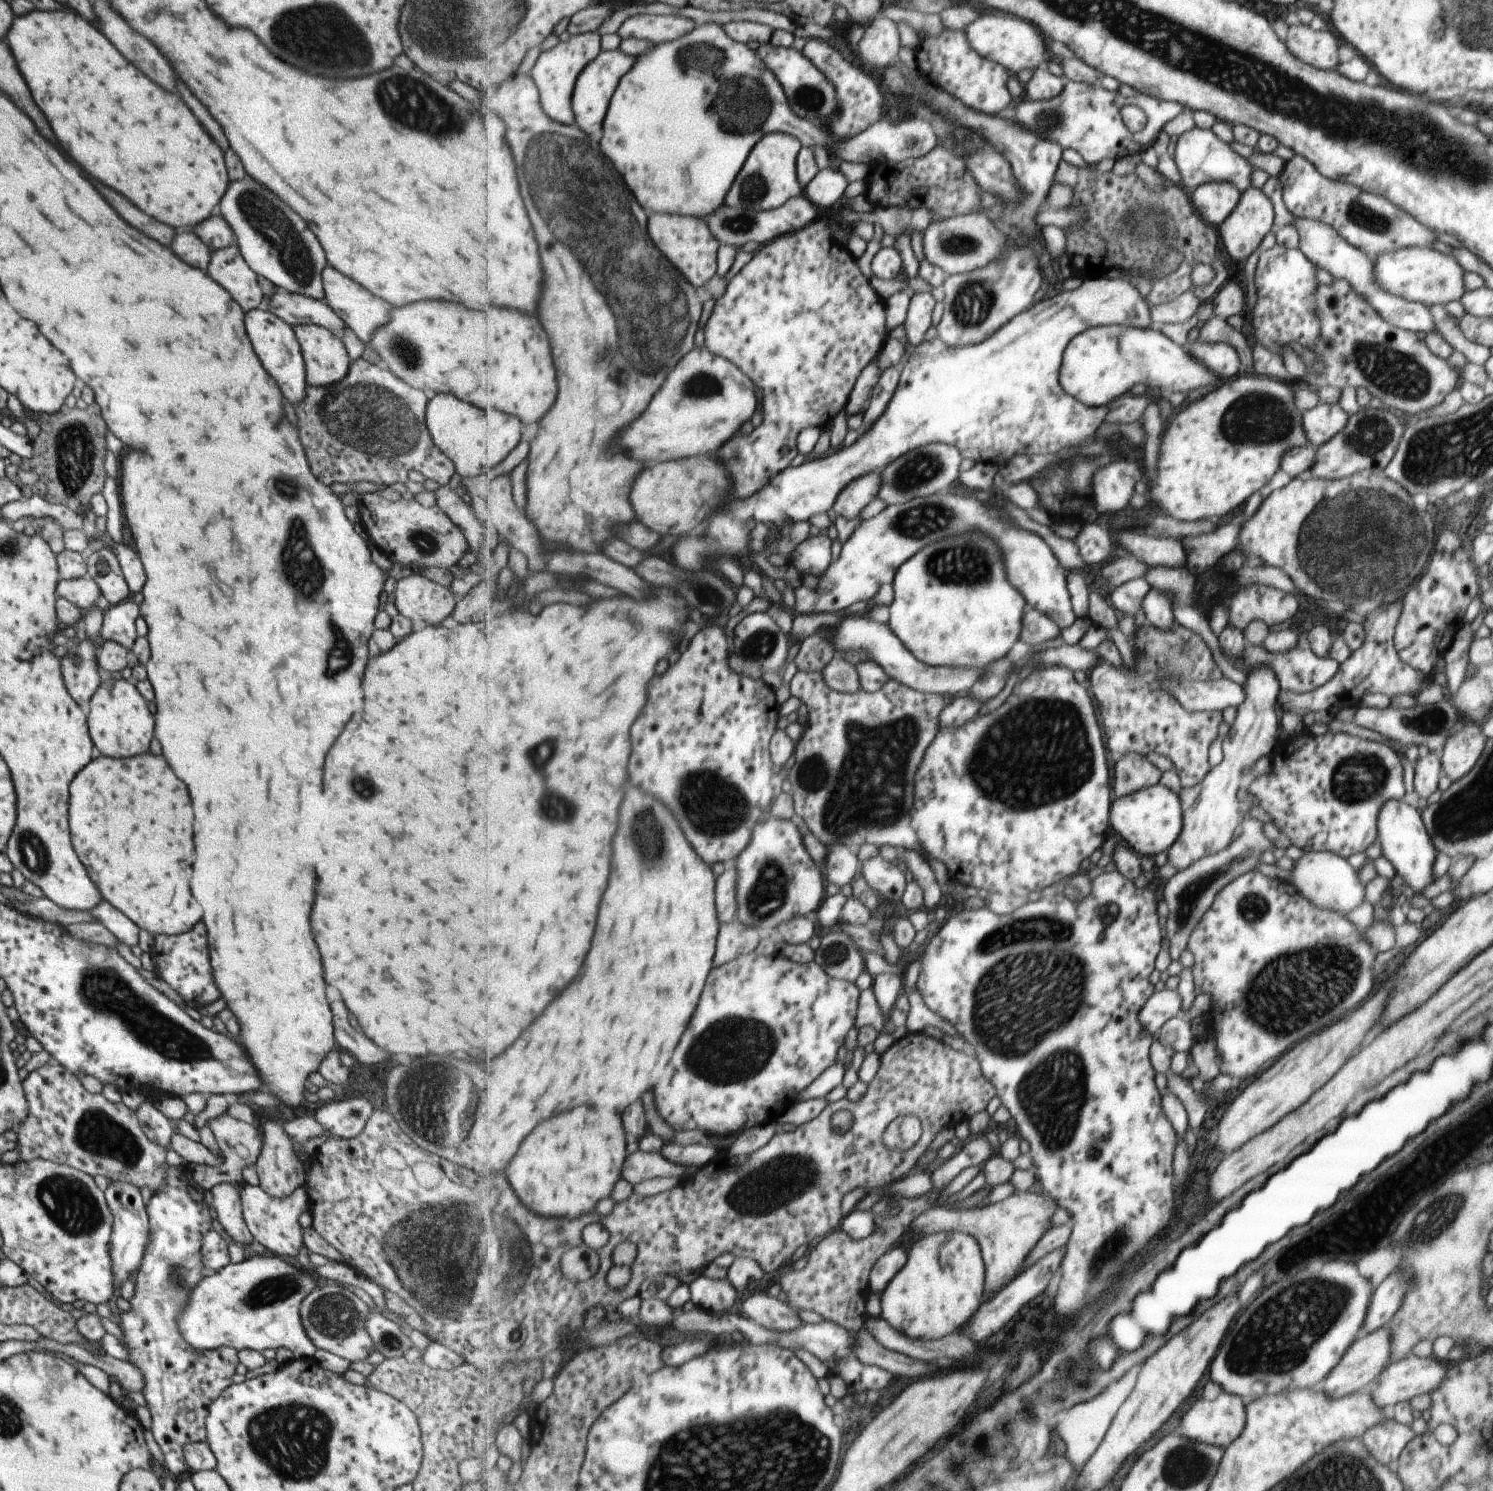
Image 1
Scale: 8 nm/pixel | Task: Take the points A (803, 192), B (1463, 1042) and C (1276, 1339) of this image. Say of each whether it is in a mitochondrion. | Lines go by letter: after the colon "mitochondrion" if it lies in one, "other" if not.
A: other
B: other
C: mitochondrion

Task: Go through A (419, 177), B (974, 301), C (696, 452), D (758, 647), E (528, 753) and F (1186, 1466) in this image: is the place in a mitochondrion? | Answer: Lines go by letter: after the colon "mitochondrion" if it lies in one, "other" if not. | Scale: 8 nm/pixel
A: other
B: mitochondrion
C: other
D: mitochondrion
E: mitochondrion
F: mitochondrion

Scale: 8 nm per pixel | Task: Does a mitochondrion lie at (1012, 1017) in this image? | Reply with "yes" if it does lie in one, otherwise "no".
yes

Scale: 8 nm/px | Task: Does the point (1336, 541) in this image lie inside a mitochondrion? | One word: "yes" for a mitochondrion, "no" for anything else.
yes

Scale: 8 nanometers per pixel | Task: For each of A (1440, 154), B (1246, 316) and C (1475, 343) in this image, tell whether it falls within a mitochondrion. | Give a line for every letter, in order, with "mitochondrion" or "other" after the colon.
A: mitochondrion
B: other
C: other

